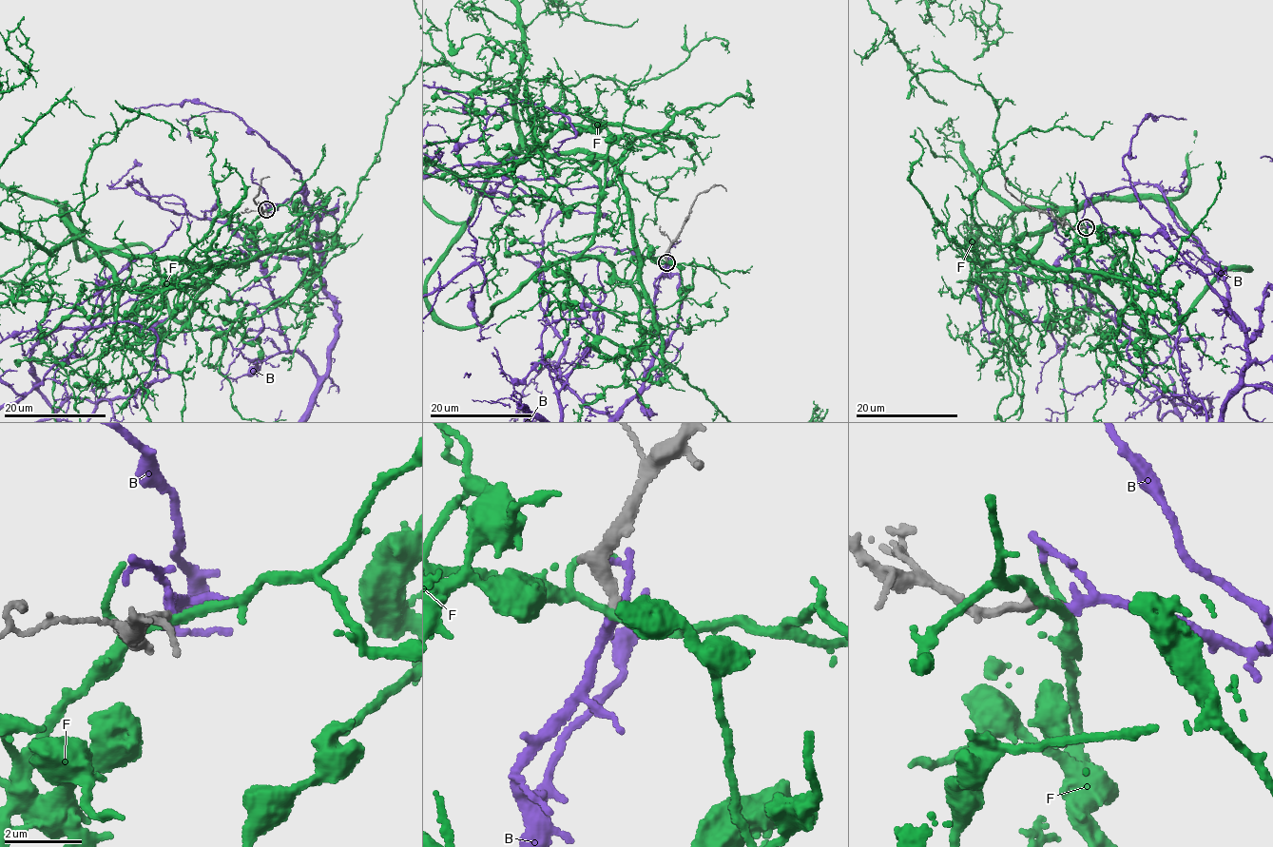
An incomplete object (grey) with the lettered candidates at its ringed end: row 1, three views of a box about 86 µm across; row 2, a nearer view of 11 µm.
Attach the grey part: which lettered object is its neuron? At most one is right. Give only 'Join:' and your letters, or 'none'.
Join: B

